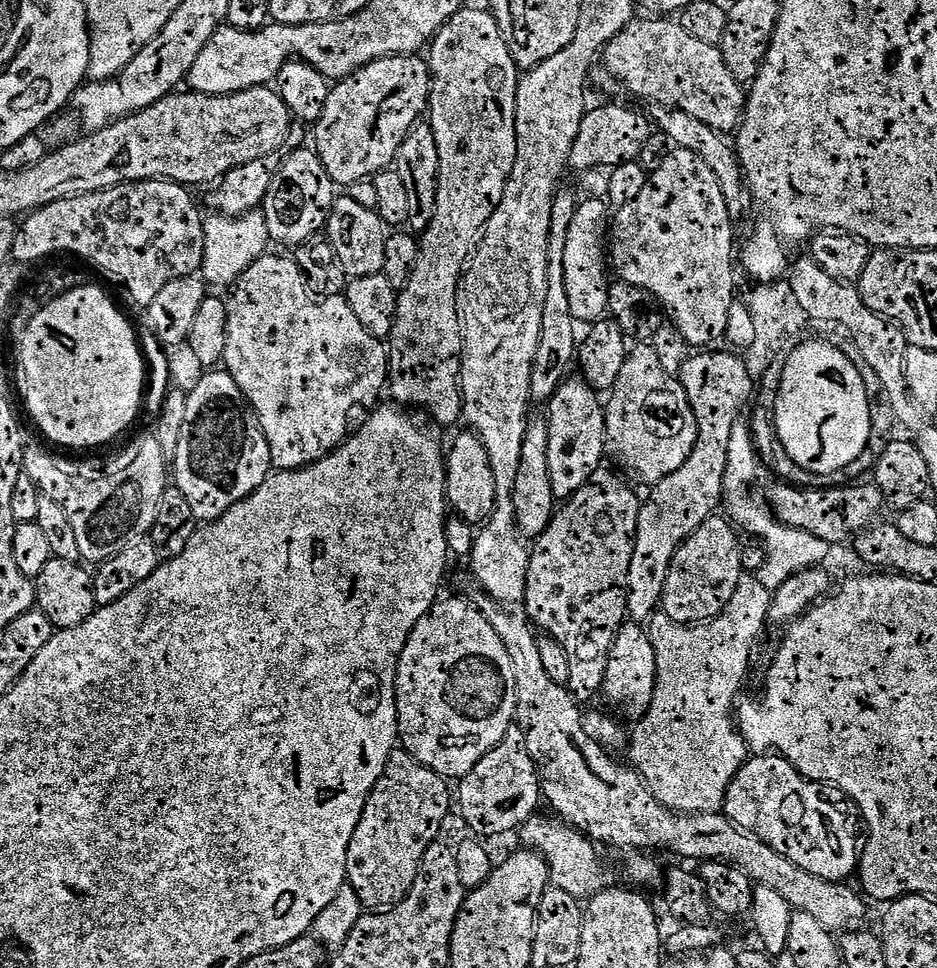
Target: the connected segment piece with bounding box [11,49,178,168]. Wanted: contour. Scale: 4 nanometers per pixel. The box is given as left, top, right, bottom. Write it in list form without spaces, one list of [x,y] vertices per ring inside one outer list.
[[[143,49],[119,76],[106,81],[92,80],[81,85],[69,100],[69,107],[63,112],[60,120],[53,119],[44,124],[35,134],[14,145],[11,153],[16,155],[26,151],[26,159],[20,162],[21,167],[33,167],[47,154],[74,145],[75,142],[84,141],[88,136],[100,133],[120,120],[135,116],[137,112],[148,109],[177,90],[178,87],[172,84],[172,56],[168,56],[168,68],[164,68],[164,56],[160,56],[160,52],[152,52],[152,56],[148,56],[148,52]]]

